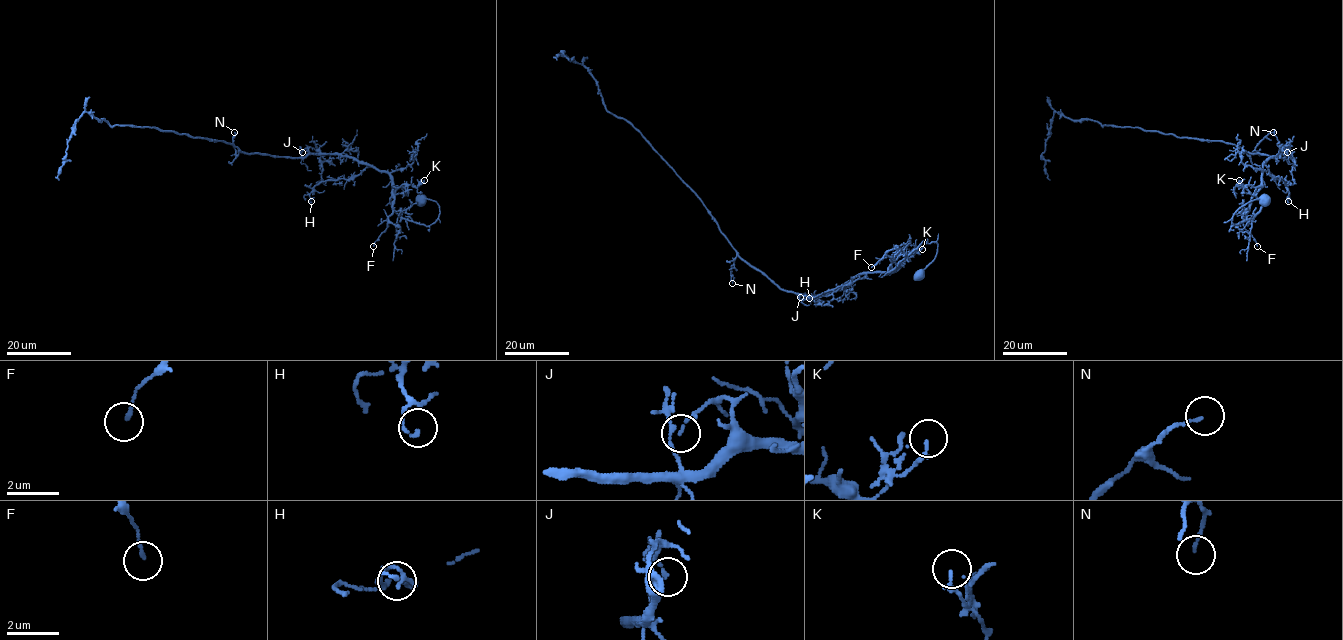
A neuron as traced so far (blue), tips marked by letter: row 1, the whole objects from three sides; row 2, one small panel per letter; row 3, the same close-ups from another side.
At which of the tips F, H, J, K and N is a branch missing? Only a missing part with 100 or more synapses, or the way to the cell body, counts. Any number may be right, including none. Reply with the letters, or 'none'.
none

